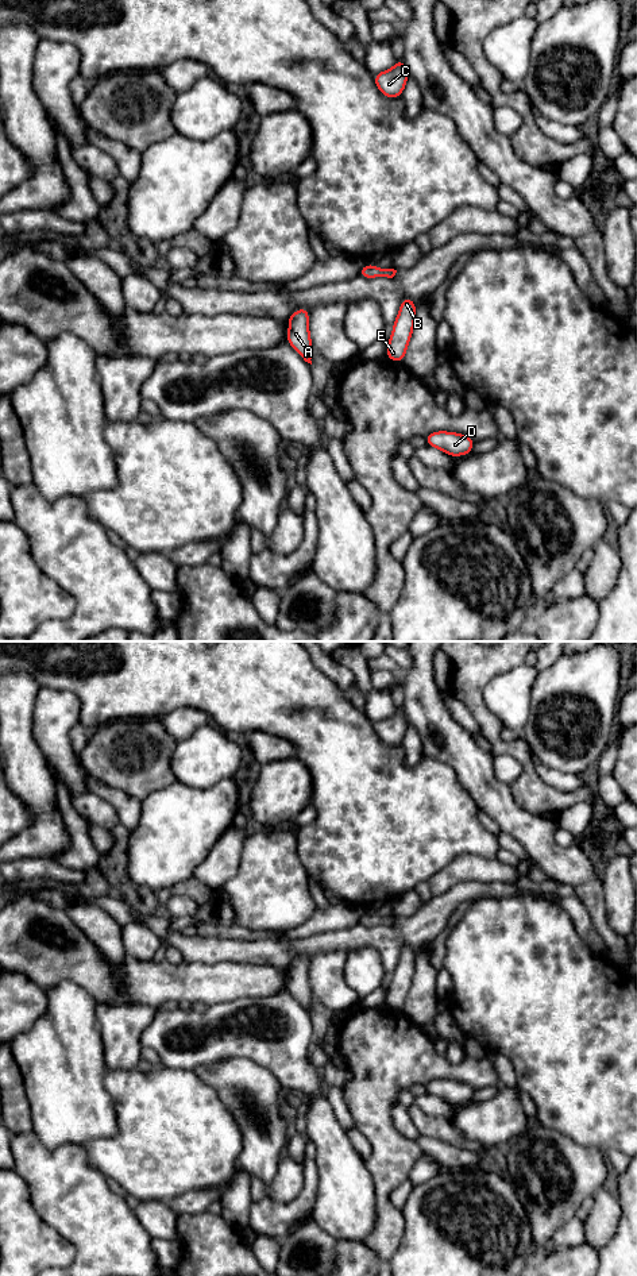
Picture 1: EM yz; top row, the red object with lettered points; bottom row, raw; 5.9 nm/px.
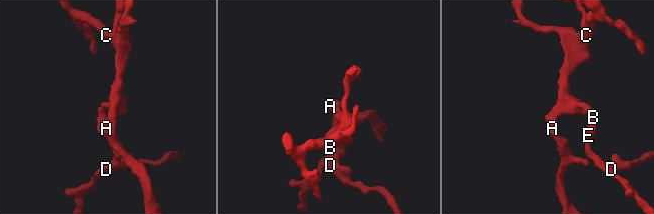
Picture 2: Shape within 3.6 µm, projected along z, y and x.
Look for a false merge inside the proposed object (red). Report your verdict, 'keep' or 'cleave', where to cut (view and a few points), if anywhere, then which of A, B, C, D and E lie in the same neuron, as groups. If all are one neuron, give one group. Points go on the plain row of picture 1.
keep | no cut | A B C D E

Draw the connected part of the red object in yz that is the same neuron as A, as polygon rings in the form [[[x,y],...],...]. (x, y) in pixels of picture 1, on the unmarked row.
[[[297,957],[289,967],[287,991],[296,998],[305,1010],[312,1013],[312,987],[309,980],[309,959]]]

